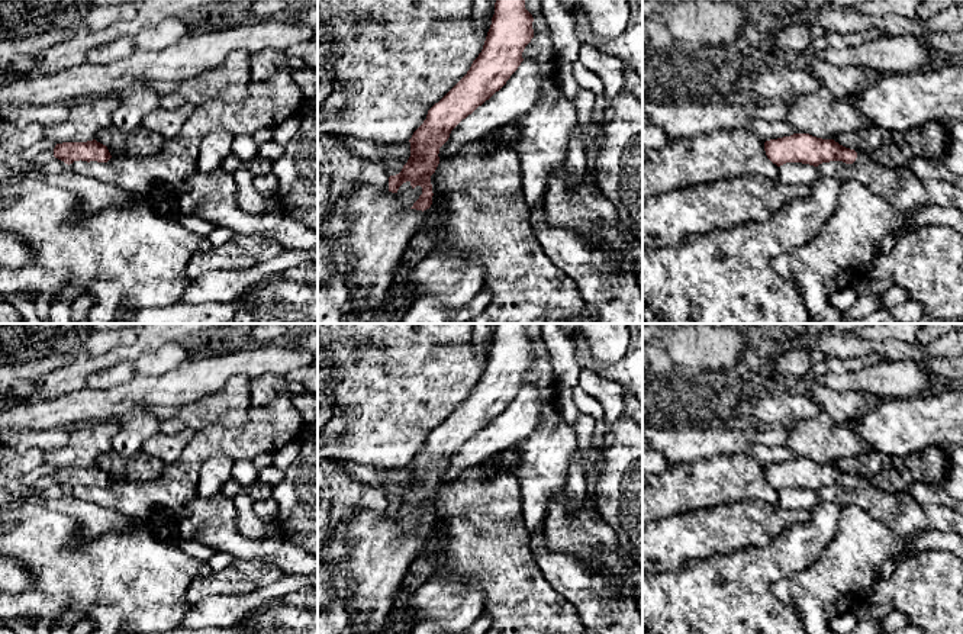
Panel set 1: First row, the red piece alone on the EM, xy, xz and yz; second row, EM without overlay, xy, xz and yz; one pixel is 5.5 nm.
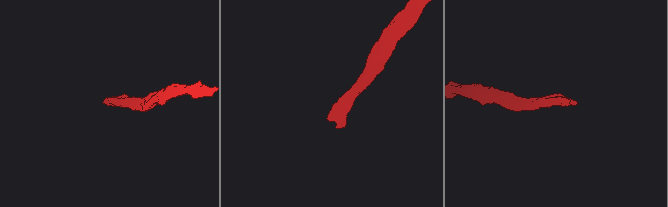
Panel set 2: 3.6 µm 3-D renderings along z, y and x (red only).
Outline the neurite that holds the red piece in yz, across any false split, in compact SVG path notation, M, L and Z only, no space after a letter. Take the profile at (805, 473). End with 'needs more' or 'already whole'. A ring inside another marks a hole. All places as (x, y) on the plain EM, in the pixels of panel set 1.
M793 458L764 467L767 483L777 492L786 487L802 487L818 492L822 487L843 486L864 489L870 482L861 476L846 473L834 464L822 464L809 458Z; needs more

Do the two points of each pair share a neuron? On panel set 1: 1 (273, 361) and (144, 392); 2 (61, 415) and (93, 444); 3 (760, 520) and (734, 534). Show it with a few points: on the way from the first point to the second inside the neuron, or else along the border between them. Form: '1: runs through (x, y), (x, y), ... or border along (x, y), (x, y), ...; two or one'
1: runs through (241, 361), (229, 361), (176, 388); one
2: border along (110, 417), (80, 421), (77, 424); two
3: runs through (754, 520), (749, 520), (740, 528); one

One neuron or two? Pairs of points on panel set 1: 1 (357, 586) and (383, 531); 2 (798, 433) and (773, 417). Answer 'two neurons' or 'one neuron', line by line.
1: one neuron
2: two neurons

